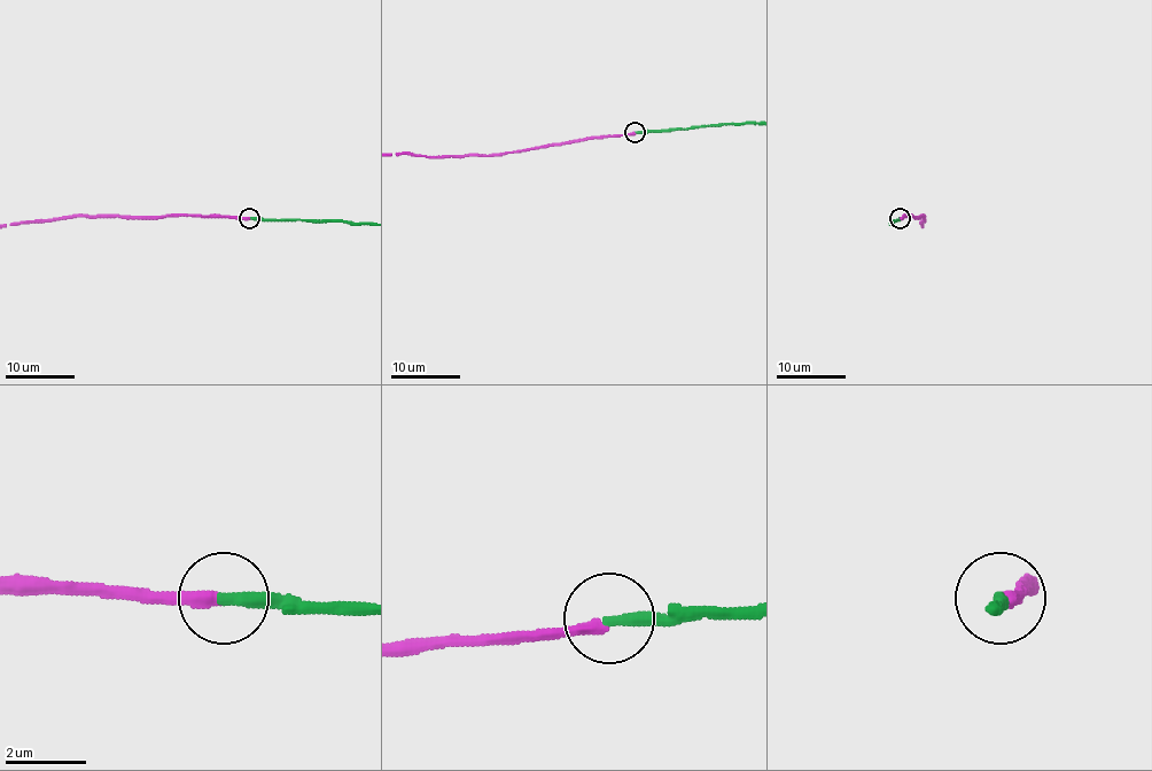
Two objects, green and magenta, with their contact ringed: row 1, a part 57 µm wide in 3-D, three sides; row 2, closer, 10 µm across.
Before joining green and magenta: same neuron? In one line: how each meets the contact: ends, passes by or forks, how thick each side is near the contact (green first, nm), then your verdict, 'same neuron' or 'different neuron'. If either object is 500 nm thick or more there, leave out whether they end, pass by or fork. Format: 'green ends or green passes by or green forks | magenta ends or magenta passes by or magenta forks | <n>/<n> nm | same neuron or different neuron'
green ends | magenta ends | 300/300 nm | same neuron

